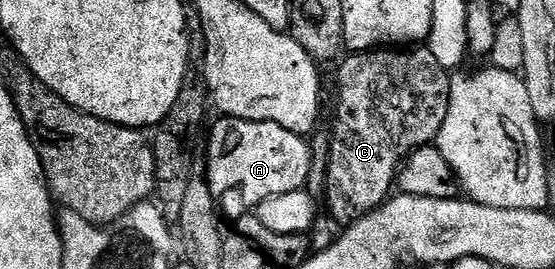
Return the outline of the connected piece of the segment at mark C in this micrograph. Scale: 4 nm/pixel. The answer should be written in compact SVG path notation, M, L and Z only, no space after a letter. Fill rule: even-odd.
M394 55L391 59L370 59L374 57L350 57L350 60L342 67L342 72L338 75L338 112L334 115L334 132L328 135L329 142L329 158L326 164L326 178L329 186L338 190L338 195L346 203L351 203L354 207L359 207L359 212L369 213L385 204L391 198L390 190L393 192L396 187L398 172L403 166L405 160L411 158L415 153L421 152L423 149L437 140L442 126L448 117L448 109L450 108L450 84L451 76L446 74L437 63L433 61L425 61L421 63L418 59L413 59L410 55Z

